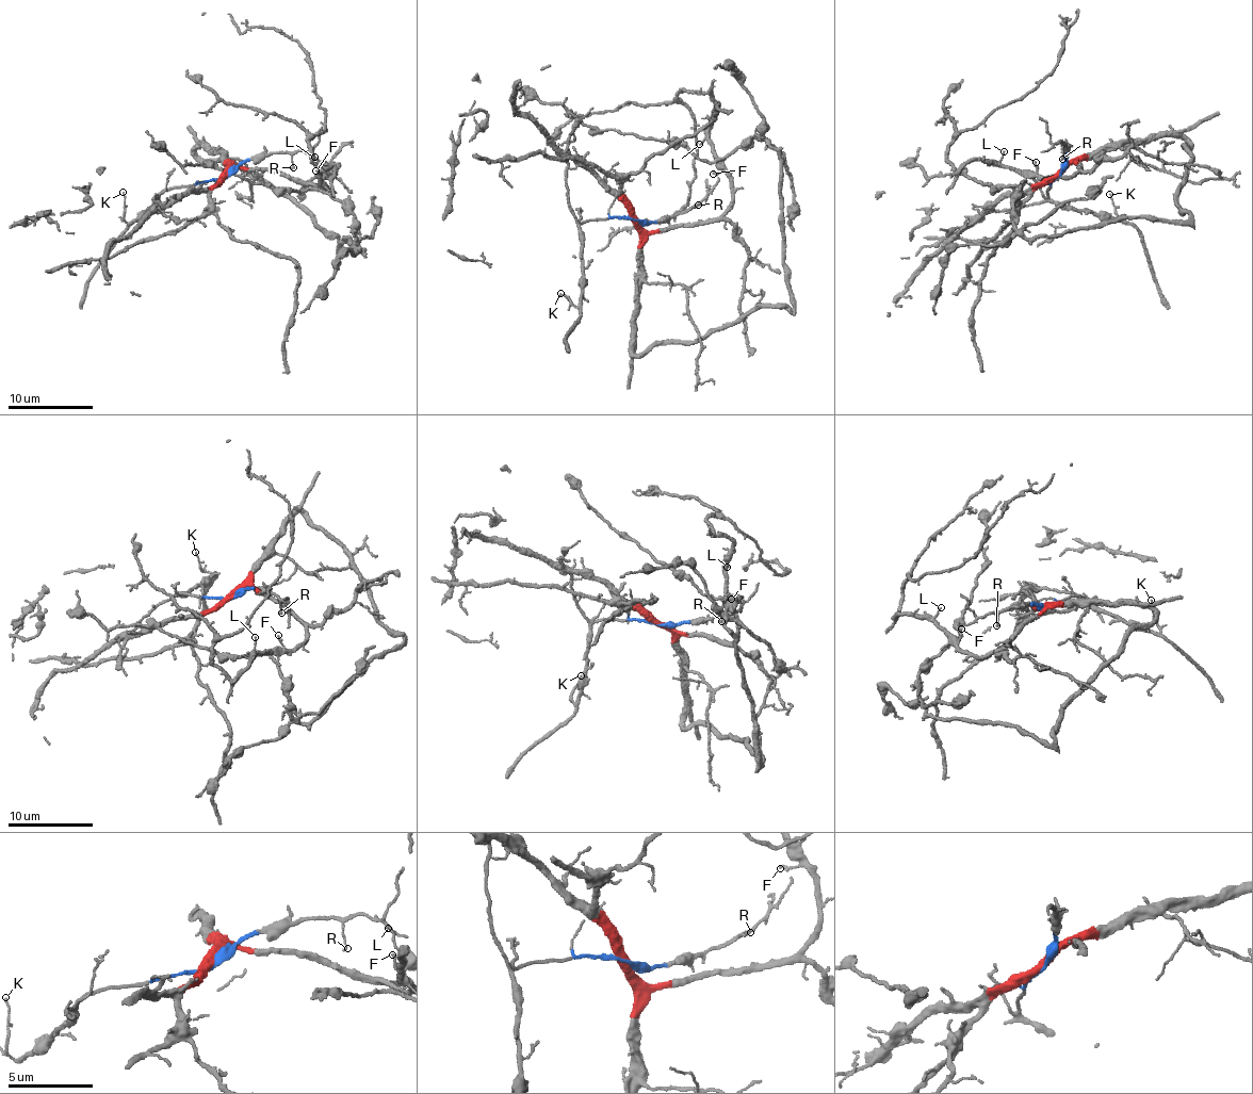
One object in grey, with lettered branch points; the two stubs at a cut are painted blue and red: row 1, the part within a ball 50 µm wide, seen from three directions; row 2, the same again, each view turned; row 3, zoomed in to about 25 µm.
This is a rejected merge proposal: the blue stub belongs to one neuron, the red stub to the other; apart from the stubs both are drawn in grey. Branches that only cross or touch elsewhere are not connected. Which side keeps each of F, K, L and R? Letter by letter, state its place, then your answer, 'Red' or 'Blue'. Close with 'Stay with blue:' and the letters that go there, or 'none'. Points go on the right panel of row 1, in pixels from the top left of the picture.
F: Place: (1036, 162). Red
K: Place: (1109, 194). Blue
L: Place: (1004, 151). Red
R: Place: (1062, 159). Blue
Stay with blue: K, R

